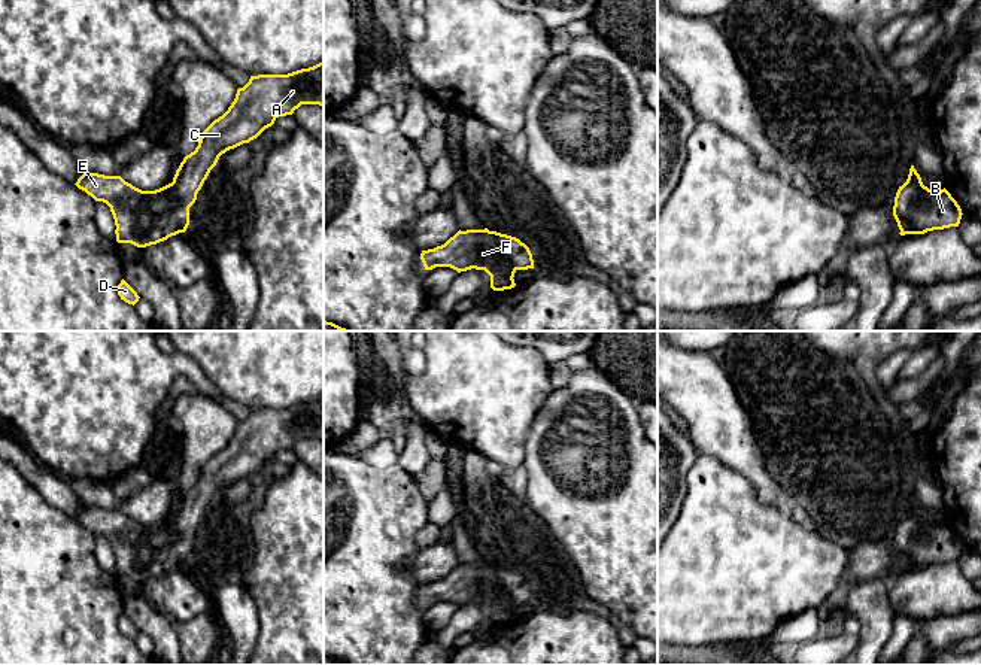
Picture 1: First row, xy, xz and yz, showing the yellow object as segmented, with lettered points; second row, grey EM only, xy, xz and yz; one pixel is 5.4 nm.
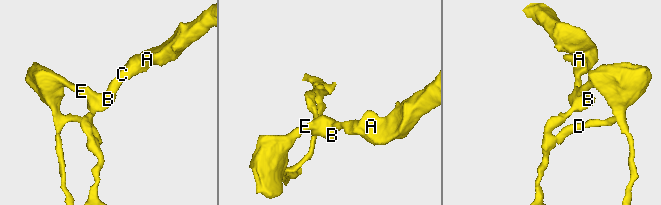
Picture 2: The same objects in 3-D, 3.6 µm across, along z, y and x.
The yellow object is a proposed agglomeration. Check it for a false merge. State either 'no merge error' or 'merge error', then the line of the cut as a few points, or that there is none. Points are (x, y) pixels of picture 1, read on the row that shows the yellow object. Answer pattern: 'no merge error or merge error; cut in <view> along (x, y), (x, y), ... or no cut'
no merge error; no cut

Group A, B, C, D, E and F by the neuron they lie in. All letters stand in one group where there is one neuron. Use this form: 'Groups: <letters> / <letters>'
Groups: A B C D E F

